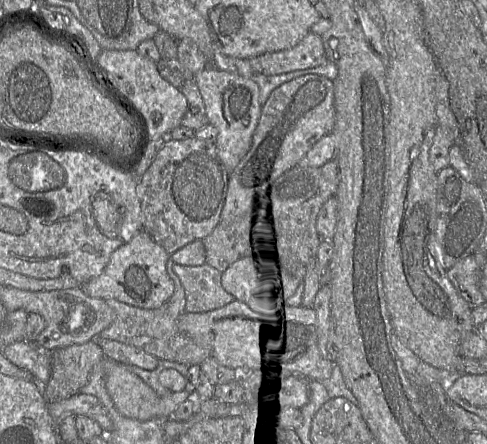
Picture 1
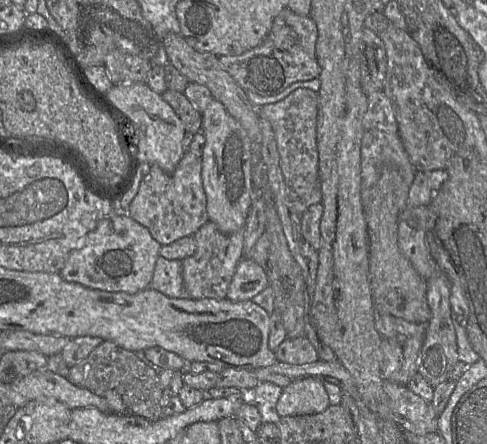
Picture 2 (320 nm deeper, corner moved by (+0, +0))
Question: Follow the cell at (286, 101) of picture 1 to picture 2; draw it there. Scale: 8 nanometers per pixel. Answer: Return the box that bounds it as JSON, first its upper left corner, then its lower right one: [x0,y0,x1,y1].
[182,221,244,299]

